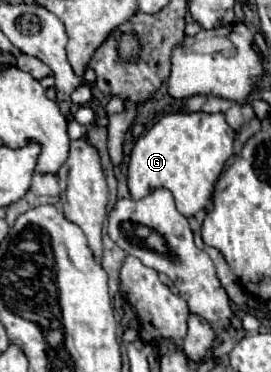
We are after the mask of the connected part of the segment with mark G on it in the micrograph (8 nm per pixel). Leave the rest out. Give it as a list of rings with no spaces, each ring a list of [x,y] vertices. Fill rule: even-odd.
[[[177,111],[163,115],[133,145],[127,175],[133,199],[145,197],[155,187],[165,187],[173,193],[179,213],[185,217],[195,215],[199,209],[207,207],[213,185],[227,159],[233,155],[233,139],[235,131],[225,121],[225,113]]]

